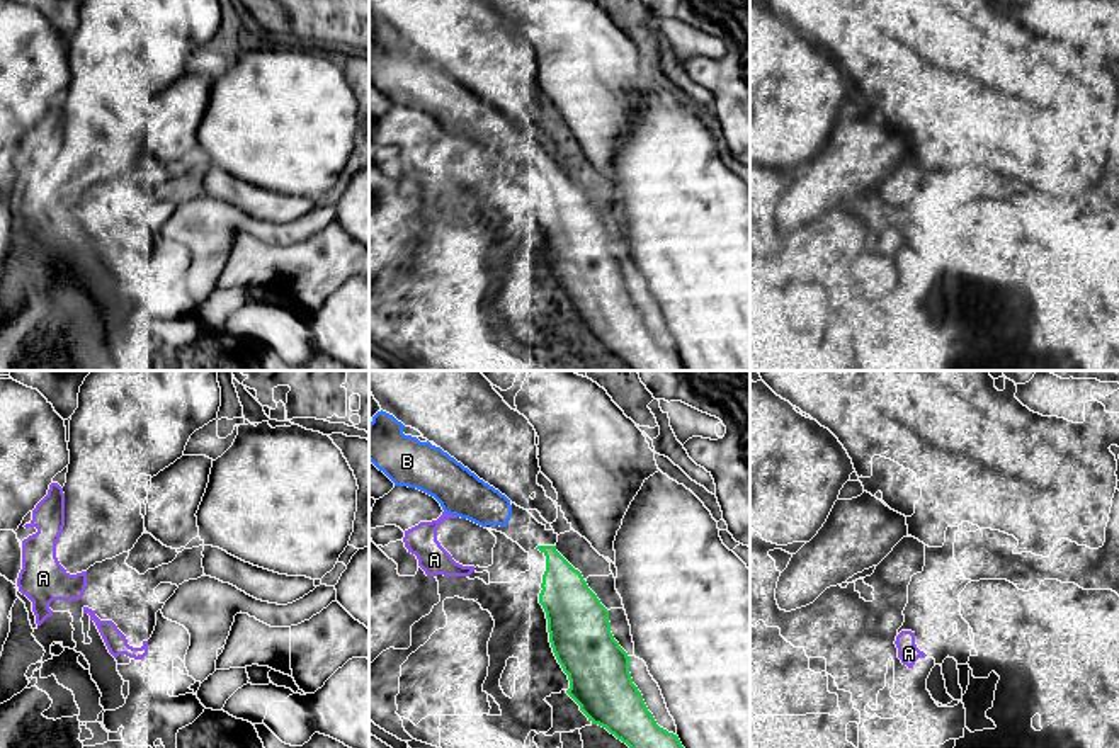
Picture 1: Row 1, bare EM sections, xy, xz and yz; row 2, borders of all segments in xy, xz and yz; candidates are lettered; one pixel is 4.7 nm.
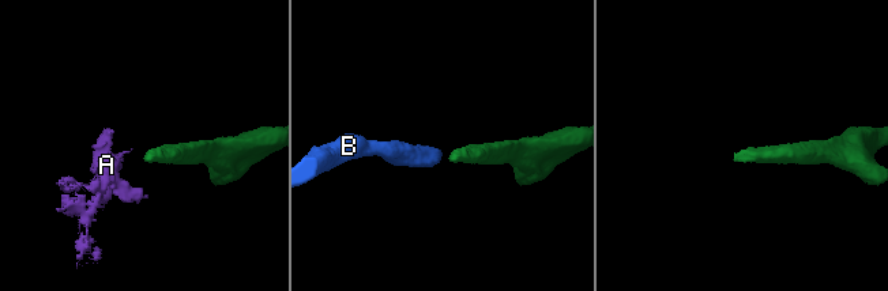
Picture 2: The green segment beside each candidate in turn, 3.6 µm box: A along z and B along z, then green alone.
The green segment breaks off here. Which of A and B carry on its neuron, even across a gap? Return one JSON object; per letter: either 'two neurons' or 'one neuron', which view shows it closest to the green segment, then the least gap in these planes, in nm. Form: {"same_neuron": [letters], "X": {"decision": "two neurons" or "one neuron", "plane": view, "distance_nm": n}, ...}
{"same_neuron": ["B"], "A": {"decision": "two neurons", "plane": "xz", "distance_nm": 300}, "B": {"decision": "one neuron", "plane": "xz", "distance_nm": 180}}

